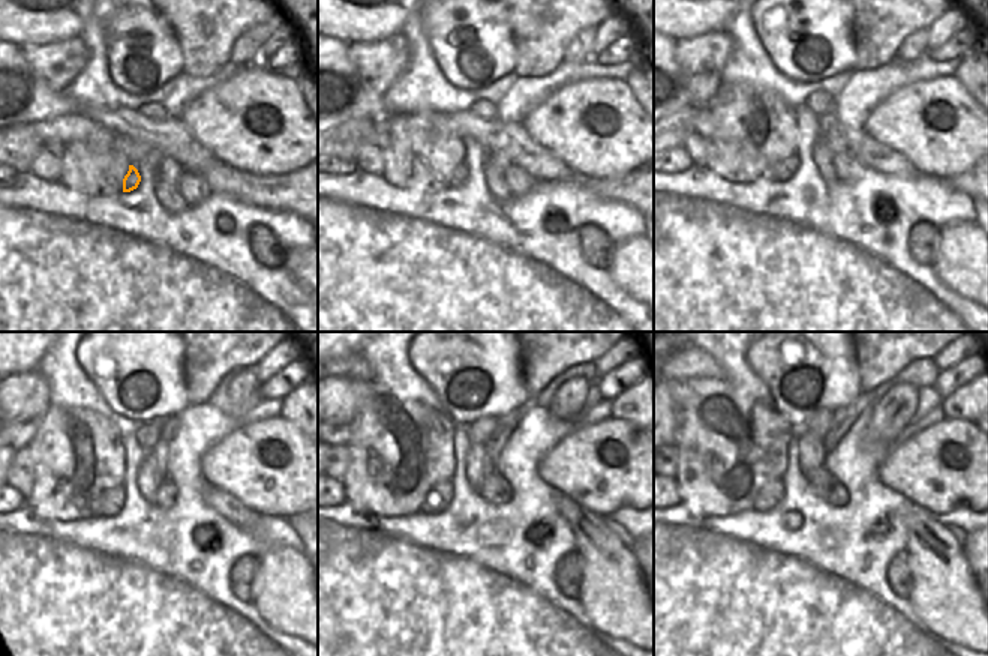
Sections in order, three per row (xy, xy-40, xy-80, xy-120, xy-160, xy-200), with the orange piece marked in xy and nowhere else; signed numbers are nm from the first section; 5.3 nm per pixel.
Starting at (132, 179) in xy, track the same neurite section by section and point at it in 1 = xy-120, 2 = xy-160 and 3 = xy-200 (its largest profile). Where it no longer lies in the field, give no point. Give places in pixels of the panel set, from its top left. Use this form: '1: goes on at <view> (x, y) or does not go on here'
1: goes on at xy-120 (108, 503)
2: goes on at xy-160 (438, 499)
3: goes on at xy-200 (771, 494)

